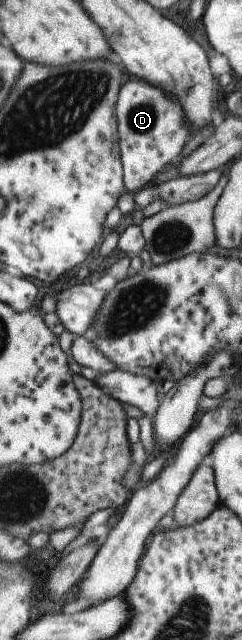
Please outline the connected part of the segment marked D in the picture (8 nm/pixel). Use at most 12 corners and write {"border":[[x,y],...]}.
{"border":[[138,78],[117,114],[126,188],[154,185],[194,138],[172,93]]}

